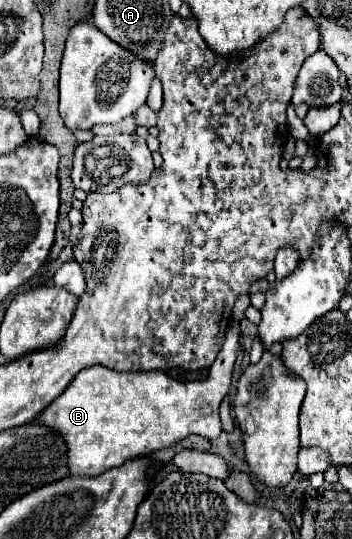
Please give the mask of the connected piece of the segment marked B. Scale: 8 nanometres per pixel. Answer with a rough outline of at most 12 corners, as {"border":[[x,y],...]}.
{"border":[[240,325],[204,381],[82,369],[38,417],[72,475],[216,439]]}

